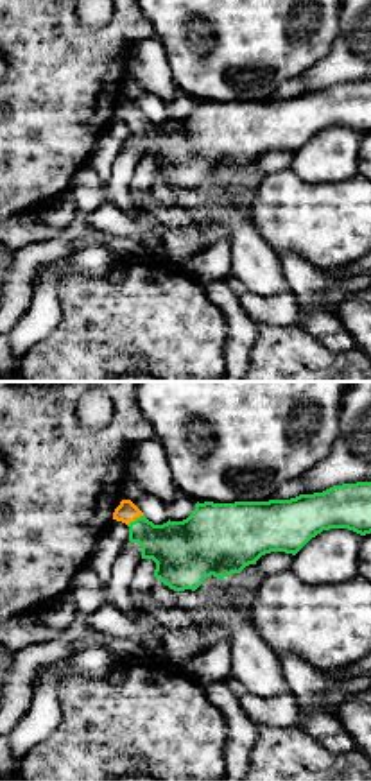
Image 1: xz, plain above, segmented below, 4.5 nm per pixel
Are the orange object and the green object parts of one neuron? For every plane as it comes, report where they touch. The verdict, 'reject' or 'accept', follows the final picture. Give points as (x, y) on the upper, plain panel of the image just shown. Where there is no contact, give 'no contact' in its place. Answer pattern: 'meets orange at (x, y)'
meets orange at (135, 117)

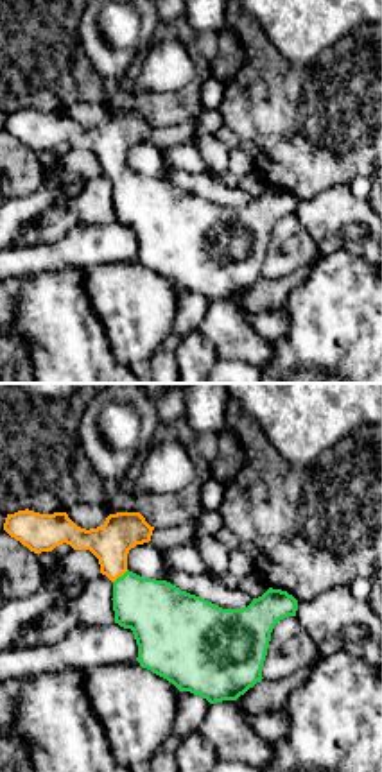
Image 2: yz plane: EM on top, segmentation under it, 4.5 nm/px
meets orange at (121, 174)

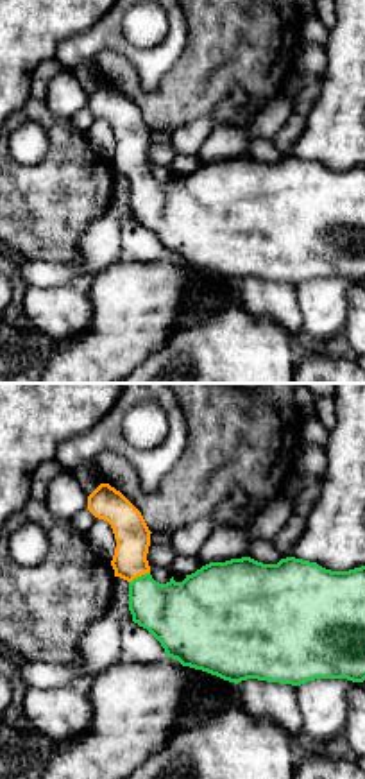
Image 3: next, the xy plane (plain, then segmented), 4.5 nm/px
meets orange at (138, 174)

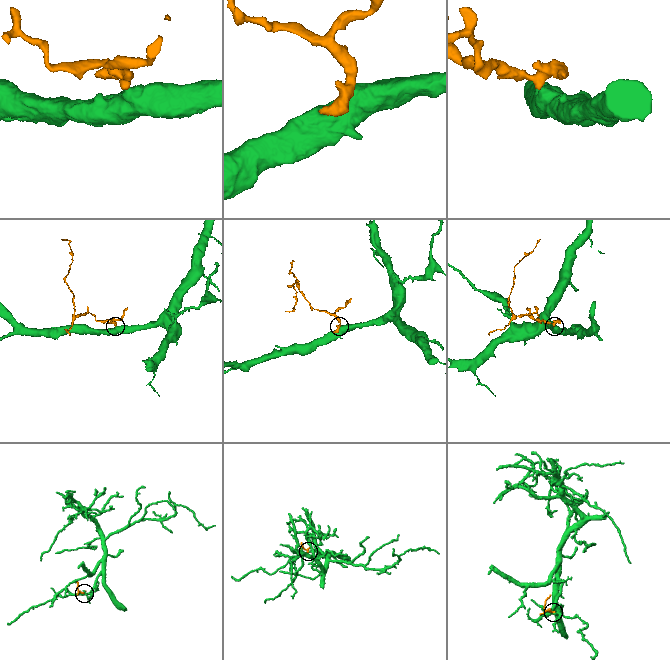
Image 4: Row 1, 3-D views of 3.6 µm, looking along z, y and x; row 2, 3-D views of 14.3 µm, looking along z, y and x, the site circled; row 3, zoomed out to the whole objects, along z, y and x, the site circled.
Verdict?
accept

